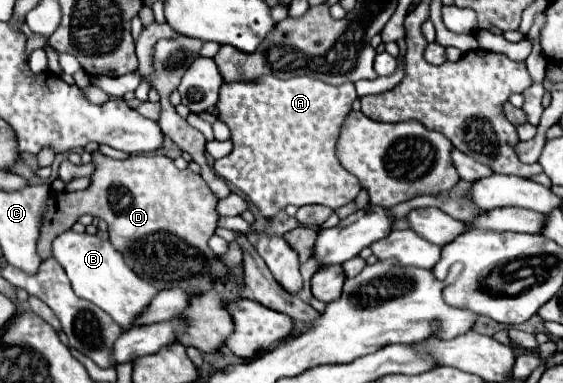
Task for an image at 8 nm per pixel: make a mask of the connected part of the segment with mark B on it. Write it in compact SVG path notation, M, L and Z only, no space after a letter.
M73 229L63 231L53 239L53 257L65 269L73 291L77 297L87 299L101 307L107 315L115 319L123 329L133 327L135 317L151 303L157 289L147 281L139 279L131 267L123 261L123 255L109 245L107 239L89 233L75 233Z

